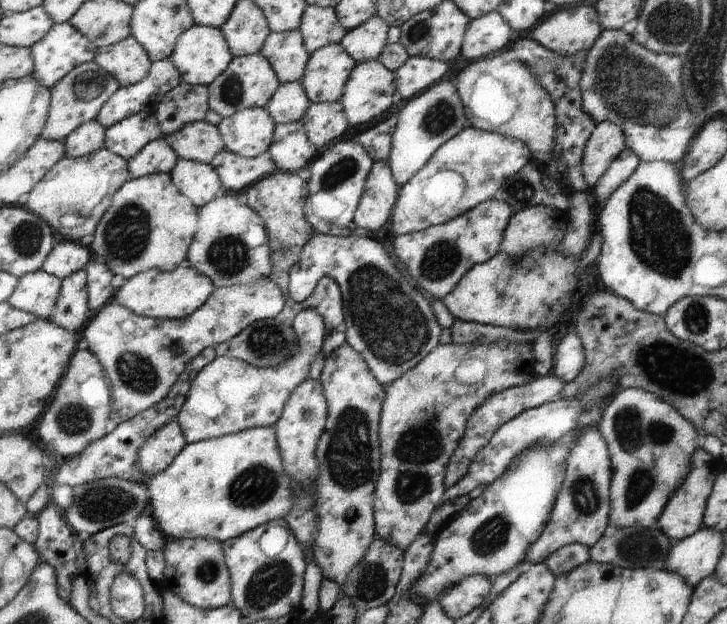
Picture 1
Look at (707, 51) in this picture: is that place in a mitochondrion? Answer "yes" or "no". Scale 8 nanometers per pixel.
yes

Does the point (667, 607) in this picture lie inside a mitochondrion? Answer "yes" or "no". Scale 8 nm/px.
no

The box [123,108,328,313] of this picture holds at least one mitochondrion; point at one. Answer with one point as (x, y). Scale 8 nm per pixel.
(228, 255)

